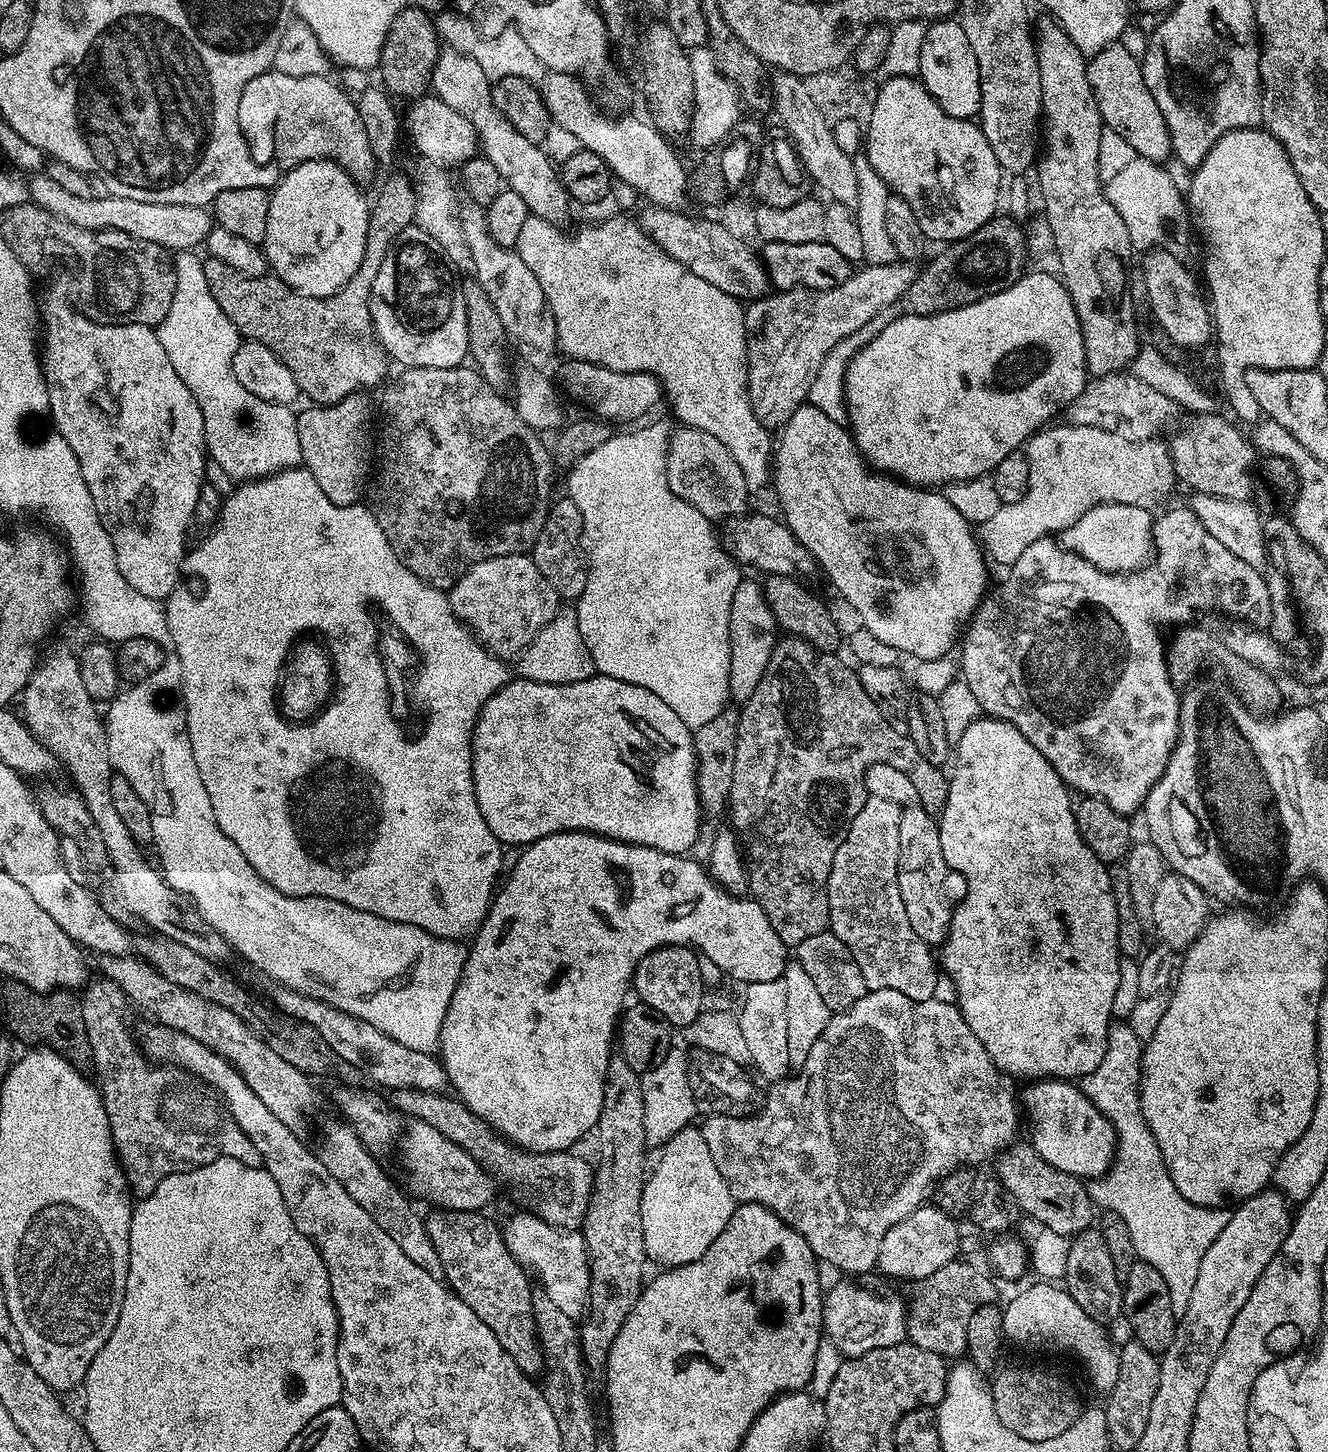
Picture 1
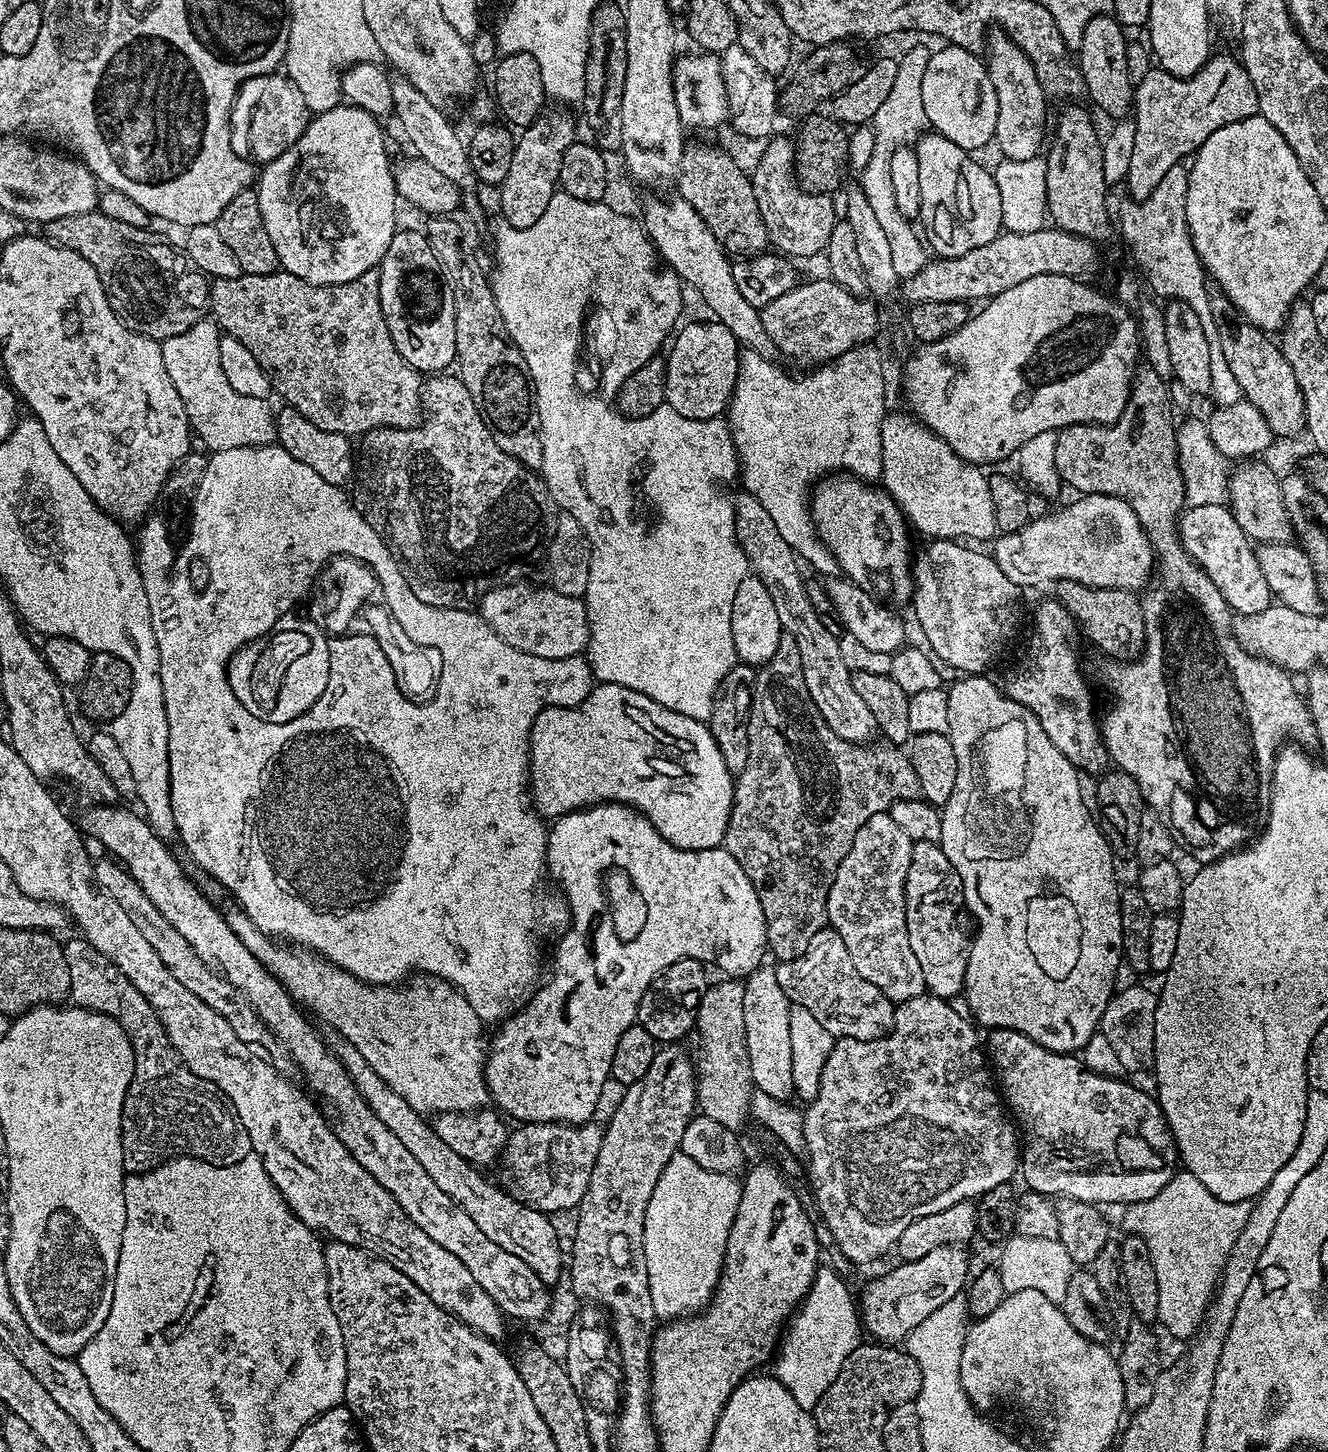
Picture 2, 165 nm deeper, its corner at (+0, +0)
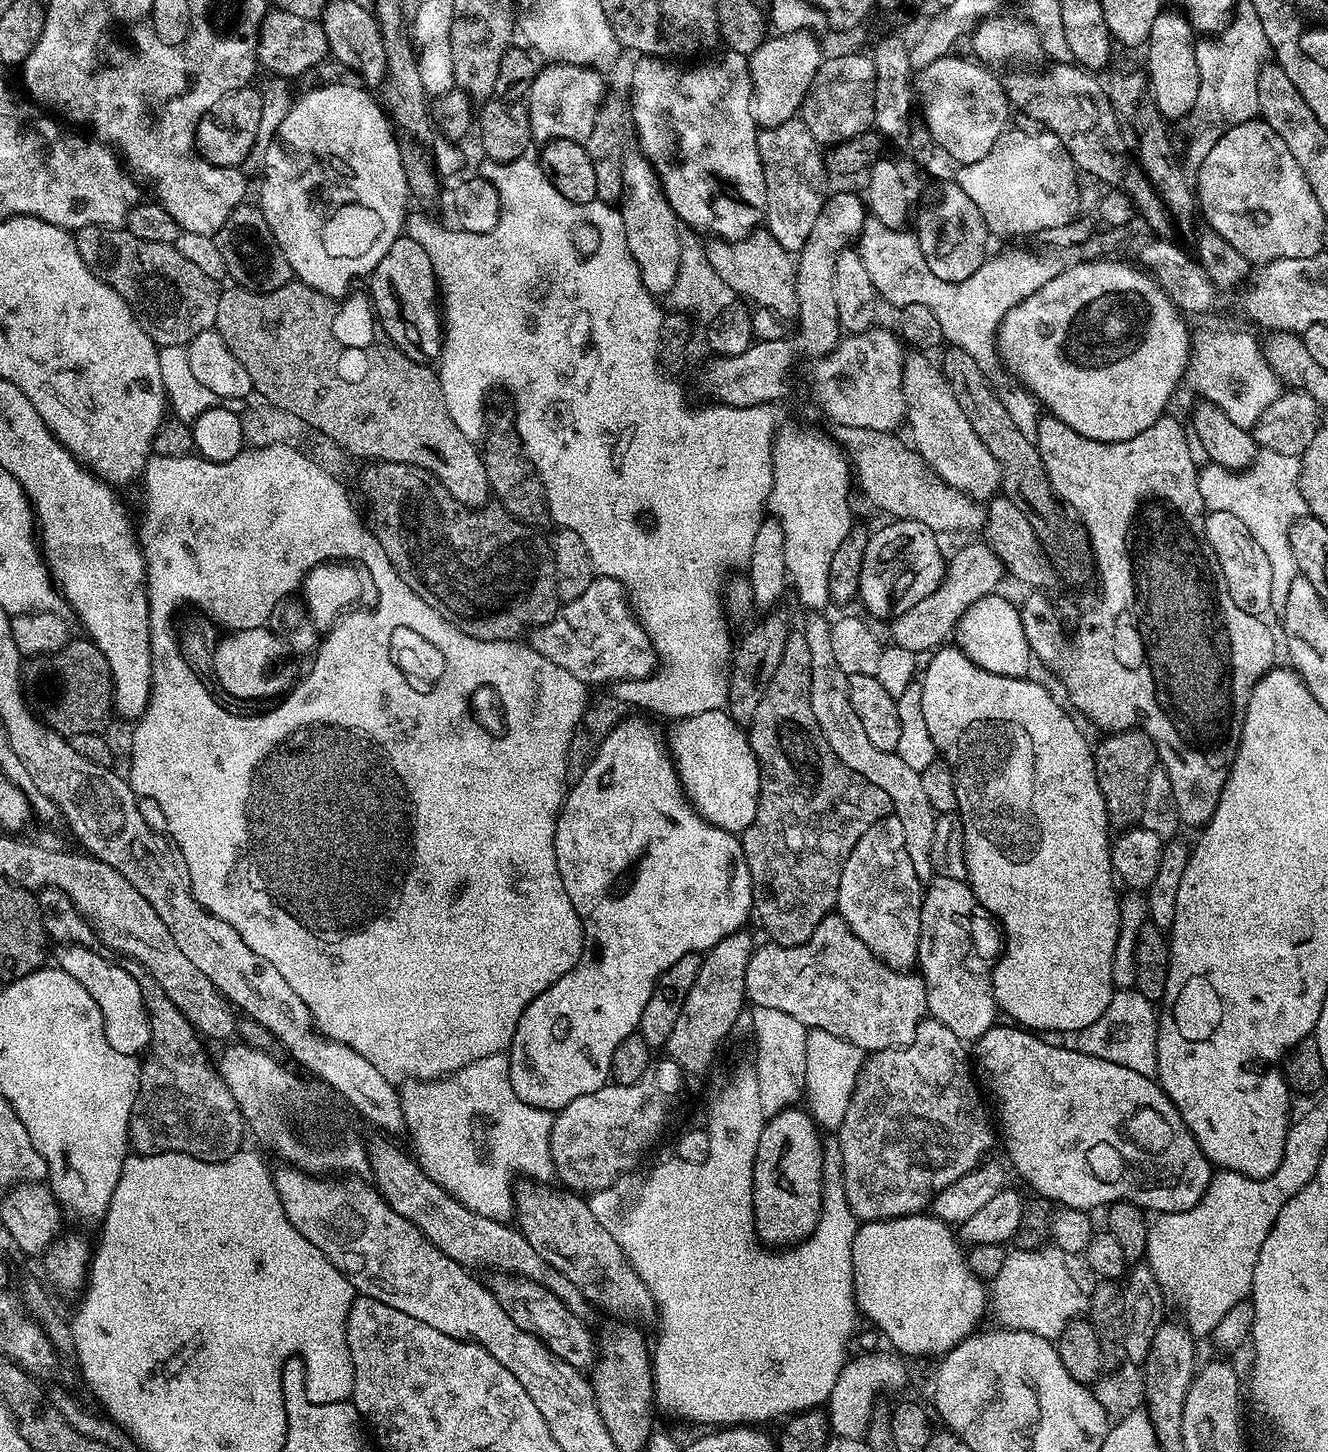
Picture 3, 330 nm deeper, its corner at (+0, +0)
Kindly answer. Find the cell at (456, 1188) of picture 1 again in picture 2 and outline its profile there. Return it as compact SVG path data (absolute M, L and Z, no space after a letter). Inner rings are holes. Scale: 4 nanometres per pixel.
M589 1122L586 1124L525 1124L521 1123L519 1126L513 1127L508 1134L508 1141L504 1143L504 1150L502 1153L502 1165L508 1171L508 1180L516 1187L514 1189L514 1196L521 1203L528 1205L538 1211L546 1208L565 1208L570 1204L575 1204L576 1200L580 1199L580 1193L584 1192L585 1184L588 1182L588 1171L592 1166L592 1162L596 1157L597 1144L604 1139L604 1129L596 1122Z

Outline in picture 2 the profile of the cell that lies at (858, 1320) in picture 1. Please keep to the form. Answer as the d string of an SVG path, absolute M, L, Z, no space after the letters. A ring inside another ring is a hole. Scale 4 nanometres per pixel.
M947 1244L930 1250L930 1254L917 1260L897 1263L893 1272L872 1280L858 1296L858 1311L863 1331L876 1342L907 1341L910 1330L918 1326L938 1306L950 1302L950 1298L961 1295L970 1279L968 1256L963 1247Z

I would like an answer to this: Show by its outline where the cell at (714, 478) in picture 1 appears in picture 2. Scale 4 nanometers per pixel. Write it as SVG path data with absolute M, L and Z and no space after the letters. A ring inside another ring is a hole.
M746 491L735 497L736 540L748 559L751 575L757 576L766 586L770 598L774 598L774 606L778 610L778 622L782 622L784 631L794 634L796 649L800 652L800 677L806 682L806 690L810 690L810 698L814 706L818 706L820 716L842 738L851 744L867 745L877 735L874 714L870 714L866 702L854 690L853 672L842 662L842 653L838 650L840 636L832 633L820 621L808 592L804 589L804 580L800 577L801 561L794 550L786 546L782 534L778 534L770 514L759 502Z

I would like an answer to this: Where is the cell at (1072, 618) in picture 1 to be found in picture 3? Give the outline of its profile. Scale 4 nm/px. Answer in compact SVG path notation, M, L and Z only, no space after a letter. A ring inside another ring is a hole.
M1208 512L1206 522L1206 538L1210 542L1212 552L1218 558L1222 574L1226 578L1226 586L1230 590L1230 598L1238 606L1238 610L1246 610L1246 614L1263 617L1272 607L1270 602L1270 562L1258 542L1242 526L1239 518L1229 512Z

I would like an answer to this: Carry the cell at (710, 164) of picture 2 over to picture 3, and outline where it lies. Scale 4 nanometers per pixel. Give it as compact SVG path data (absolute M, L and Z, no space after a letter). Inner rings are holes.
M757 230L741 240L712 238L707 241L709 260L714 271L728 287L728 292L737 292L753 300L756 308L765 308L780 317L781 321L799 317L798 290L796 289L796 260L793 253L785 252L782 246L766 230Z

